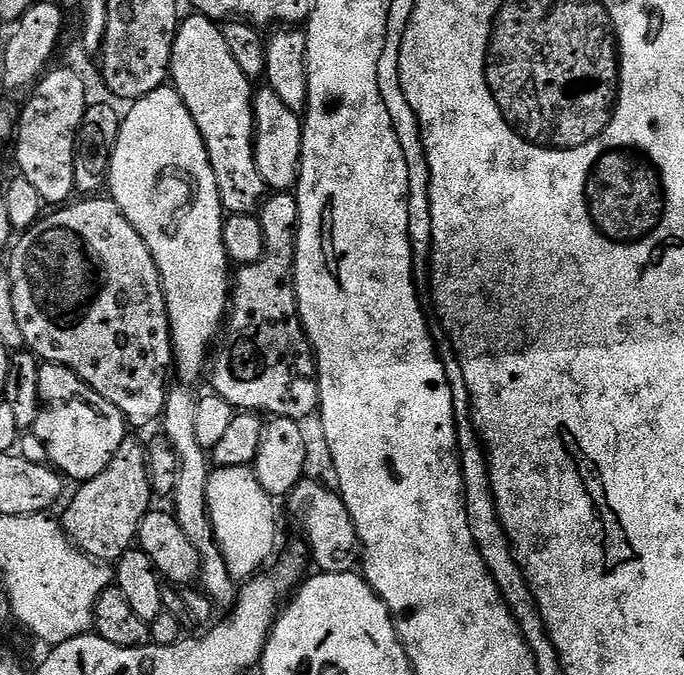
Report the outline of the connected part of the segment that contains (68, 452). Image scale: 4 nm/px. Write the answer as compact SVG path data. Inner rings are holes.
M41 363L38 394L40 412L36 415L34 435L42 438L42 446L46 446L51 467L75 482L102 474L126 438L126 421L118 406L110 406L102 394L86 386L76 372L71 372L61 364Z

